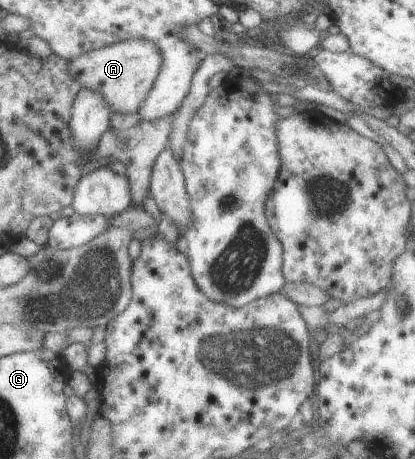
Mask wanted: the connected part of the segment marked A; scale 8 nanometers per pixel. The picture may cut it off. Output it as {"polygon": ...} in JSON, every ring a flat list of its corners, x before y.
{"polygon":[[127,40,69,59,66,70,68,76,78,82,80,90,96,90,96,94,108,102,110,116,113,113,130,115,140,110,140,104,152,92,160,73,160,64,160,50,154,42]]}

